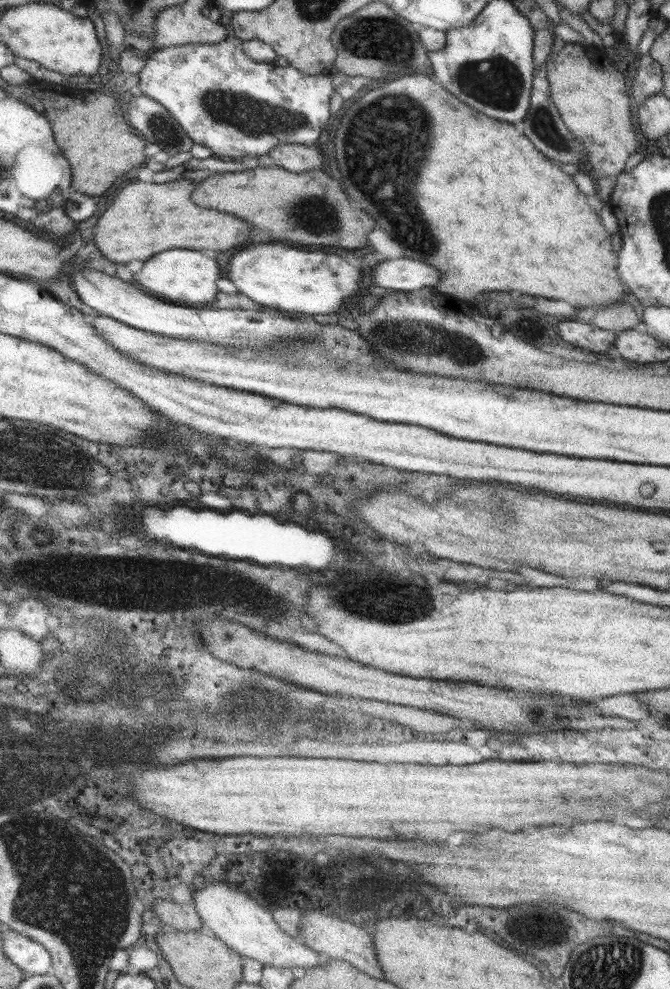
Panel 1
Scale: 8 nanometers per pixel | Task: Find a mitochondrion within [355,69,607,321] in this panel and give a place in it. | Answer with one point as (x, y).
(541, 121)

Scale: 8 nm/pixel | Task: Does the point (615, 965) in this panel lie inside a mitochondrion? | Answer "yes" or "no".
yes

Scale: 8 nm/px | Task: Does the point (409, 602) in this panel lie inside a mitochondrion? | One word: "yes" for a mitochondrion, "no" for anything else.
yes

